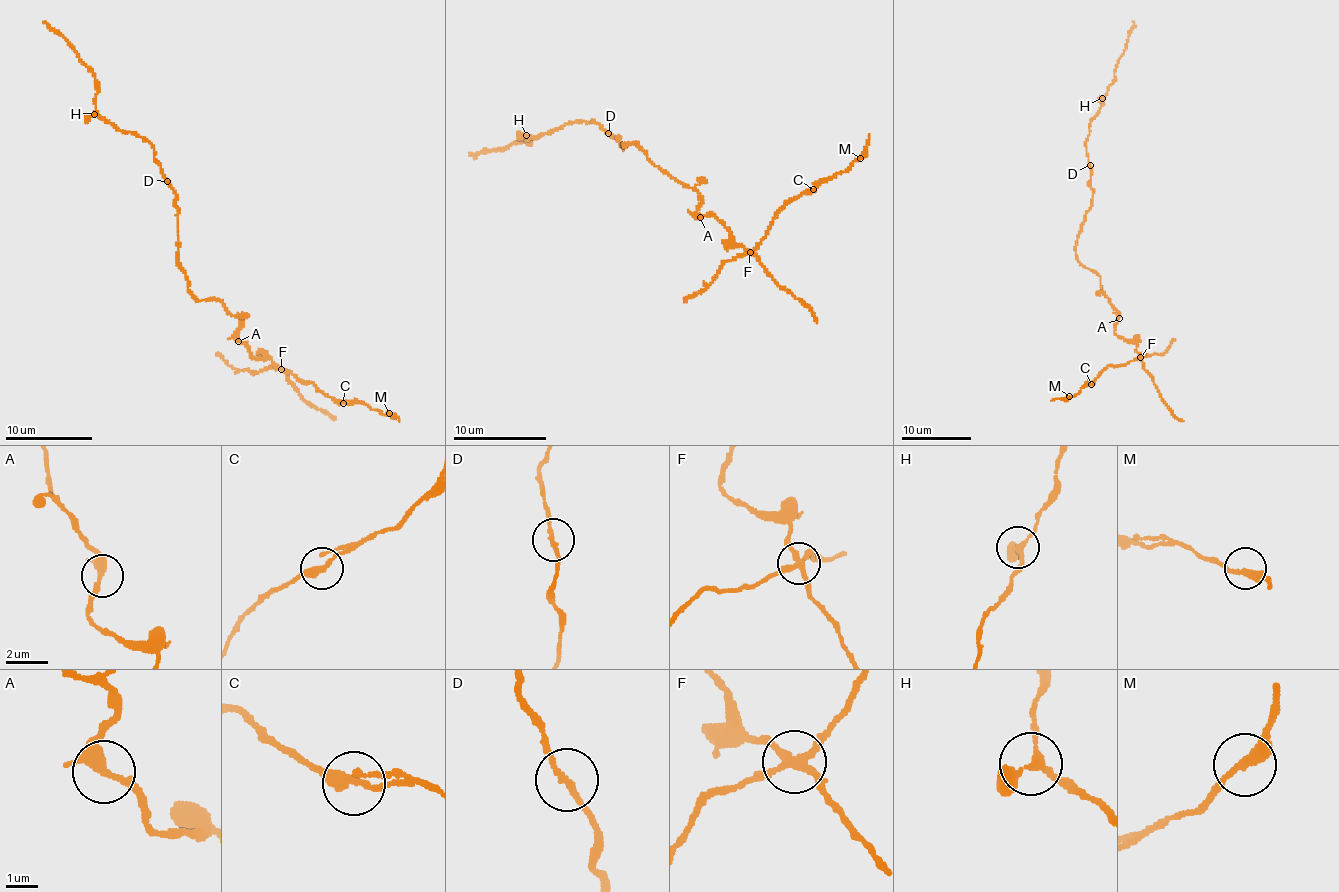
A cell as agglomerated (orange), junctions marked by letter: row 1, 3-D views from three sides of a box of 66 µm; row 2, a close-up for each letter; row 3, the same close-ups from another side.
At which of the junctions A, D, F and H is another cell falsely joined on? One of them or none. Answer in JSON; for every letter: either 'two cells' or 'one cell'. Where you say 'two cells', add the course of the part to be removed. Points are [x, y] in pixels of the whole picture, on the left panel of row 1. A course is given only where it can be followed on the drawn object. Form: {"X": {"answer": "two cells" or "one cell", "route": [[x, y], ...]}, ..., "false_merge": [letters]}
{"A": {"answer": "one cell"}, "D": {"answer": "one cell"}, "F": {"answer": "two cells", "route": [[280, 369], [304, 382], [313, 383], [334, 400], [361, 403], [382, 414], [394, 415], [399, 421]]}, "H": {"answer": "one cell"}, "false_merge": ["F"]}

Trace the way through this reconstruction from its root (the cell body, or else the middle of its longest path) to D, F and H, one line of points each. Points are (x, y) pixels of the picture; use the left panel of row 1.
D: (192, 293), (188, 288), (185, 270), (178, 260), (175, 190), (167, 180)
F: (192, 293), (200, 301), (220, 302), (239, 318), (236, 337), (250, 355), (265, 355), (280, 369)
H: (192, 293), (178, 260), (175, 190), (154, 157), (154, 148), (140, 136), (120, 131), (94, 114)

